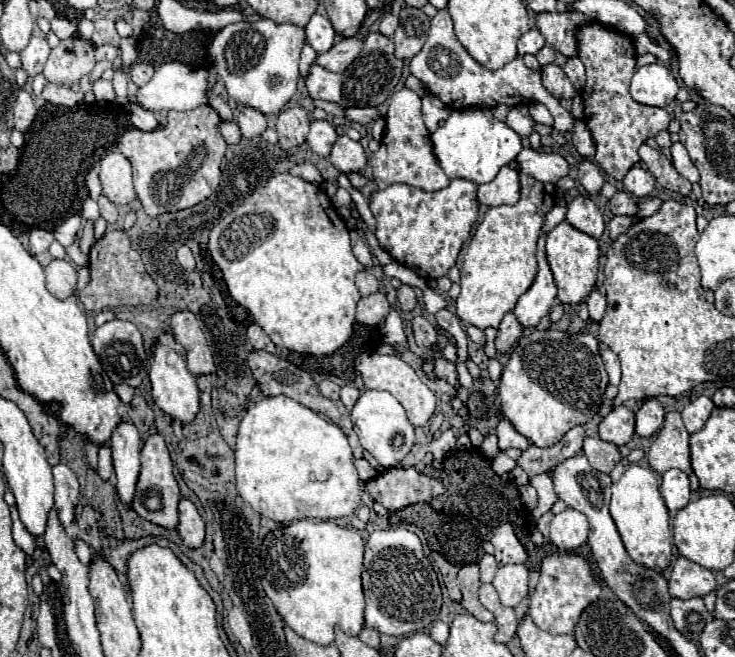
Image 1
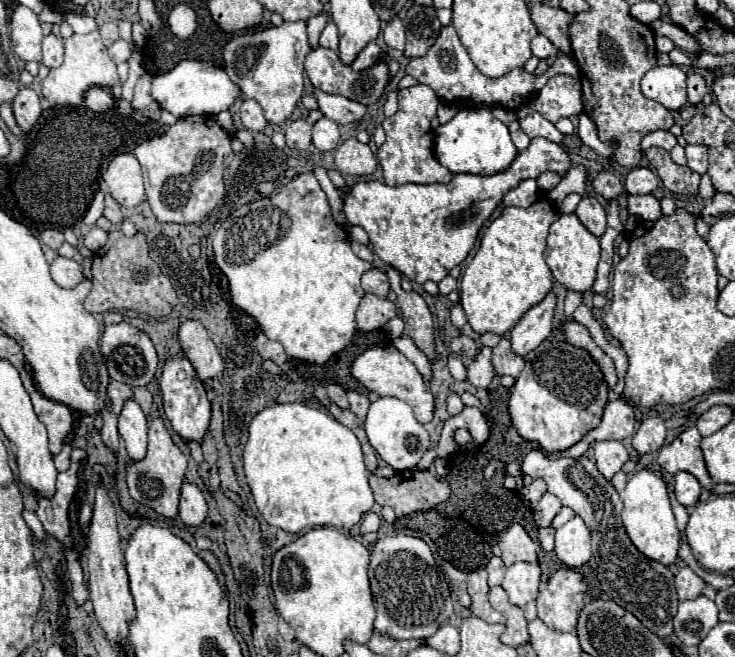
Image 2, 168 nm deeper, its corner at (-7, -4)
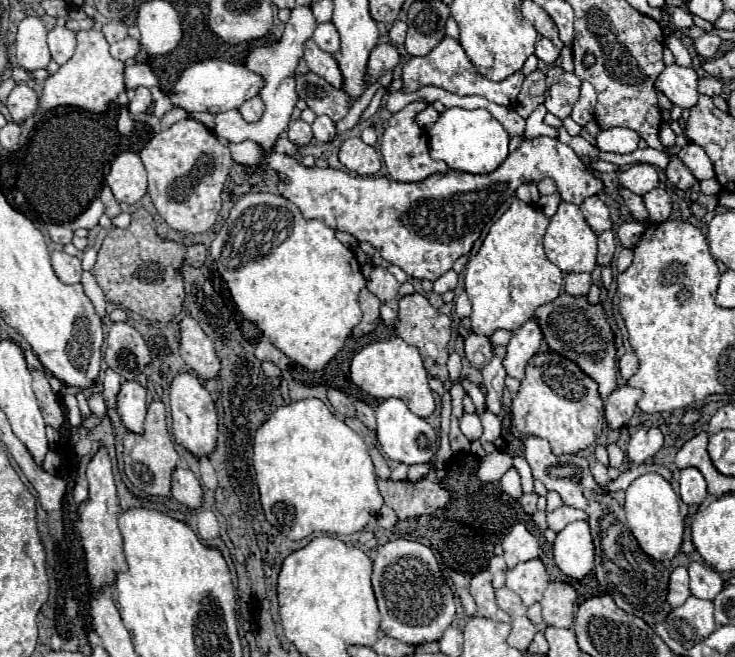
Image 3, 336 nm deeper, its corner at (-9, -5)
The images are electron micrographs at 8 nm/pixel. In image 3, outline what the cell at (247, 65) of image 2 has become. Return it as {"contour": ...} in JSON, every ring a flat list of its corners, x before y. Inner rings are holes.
{"contour":[[298,6,298,8,292,10,292,16,286,22,286,30,284,30,280,42,276,42,272,46,254,48,248,54,246,66,252,72,258,72,260,76,264,76,264,80,266,80,266,86,260,92,260,98,264,100,266,110,264,110,264,114,262,114,262,118,258,122,246,122,238,110,228,110,228,112,216,114,216,128,214,128,214,132,218,136,222,136,228,142,252,140,252,142,256,142,262,148,262,154,264,156,276,146,276,140,280,138,280,134,284,130,288,130,288,122,290,122,292,110,294,110,294,106,298,102,294,72,296,72,298,60,302,58,302,46,314,34,314,28,316,26,318,26,318,22,314,20,314,14,312,14,310,6]]}

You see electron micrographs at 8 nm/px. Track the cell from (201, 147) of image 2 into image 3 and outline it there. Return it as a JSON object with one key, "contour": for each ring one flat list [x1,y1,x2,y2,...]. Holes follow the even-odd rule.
{"contour":[[184,118,180,122,174,122,168,130,158,132,142,150,140,158,146,166,148,172,148,194,158,210,158,214,178,232,192,232,192,234,202,234,210,230,218,218,220,206,222,206,222,188,228,178,228,172,234,164,228,146,220,144,216,136,200,122,192,118]]}

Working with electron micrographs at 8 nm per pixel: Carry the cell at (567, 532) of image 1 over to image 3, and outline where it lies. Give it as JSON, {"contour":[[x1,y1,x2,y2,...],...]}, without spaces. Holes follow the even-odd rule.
{"contour":[[576,520,558,532,554,562,570,578,584,578,594,568,594,542,586,520]]}

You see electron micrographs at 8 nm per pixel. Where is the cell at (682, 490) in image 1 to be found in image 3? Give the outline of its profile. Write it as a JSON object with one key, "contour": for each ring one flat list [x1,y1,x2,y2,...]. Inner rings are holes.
{"contour":[[684,468,680,472,680,498,688,506,700,506,706,500,706,480,698,468]]}

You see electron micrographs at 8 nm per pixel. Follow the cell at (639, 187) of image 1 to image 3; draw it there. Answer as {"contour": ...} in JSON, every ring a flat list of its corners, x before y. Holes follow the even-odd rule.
{"contour":[[634,164,628,170,620,172,620,184,630,192,644,196,658,186,658,172,650,164]]}

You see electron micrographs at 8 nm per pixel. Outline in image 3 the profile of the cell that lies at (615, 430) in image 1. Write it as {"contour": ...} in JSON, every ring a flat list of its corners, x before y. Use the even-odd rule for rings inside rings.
{"contour":[[628,384,616,388,608,398,604,398,606,422,610,428,622,428,634,414,636,402,642,398,642,390,632,388]]}

